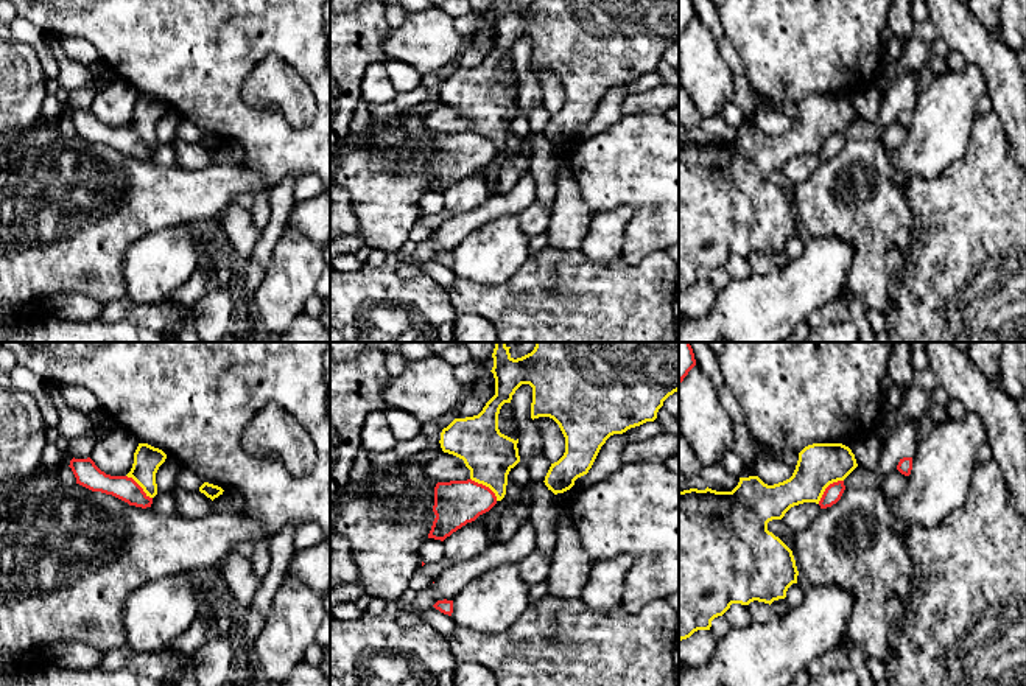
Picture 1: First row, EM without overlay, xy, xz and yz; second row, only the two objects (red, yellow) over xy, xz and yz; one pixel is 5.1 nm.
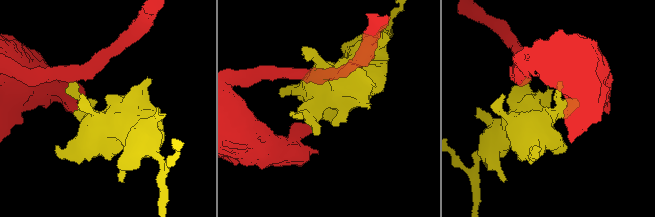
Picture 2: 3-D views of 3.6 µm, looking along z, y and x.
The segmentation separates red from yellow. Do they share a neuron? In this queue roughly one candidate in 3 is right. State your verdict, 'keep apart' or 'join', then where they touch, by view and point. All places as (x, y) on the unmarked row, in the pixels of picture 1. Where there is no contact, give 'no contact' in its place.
keep apart; meets red in yz at (827, 139)

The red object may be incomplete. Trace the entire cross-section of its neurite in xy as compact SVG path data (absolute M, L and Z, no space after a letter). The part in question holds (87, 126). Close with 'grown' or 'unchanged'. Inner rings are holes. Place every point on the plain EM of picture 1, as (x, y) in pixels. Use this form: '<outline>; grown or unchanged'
M72 110L69 117L76 129L76 135L92 142L112 146L129 157L151 159L153 149L149 149L143 140L128 128L111 128L101 123L95 114L87 110Z; unchanged

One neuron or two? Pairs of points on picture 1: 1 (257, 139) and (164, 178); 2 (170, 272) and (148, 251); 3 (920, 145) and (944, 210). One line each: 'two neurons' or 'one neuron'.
1: two neurons
2: one neuron
3: two neurons

